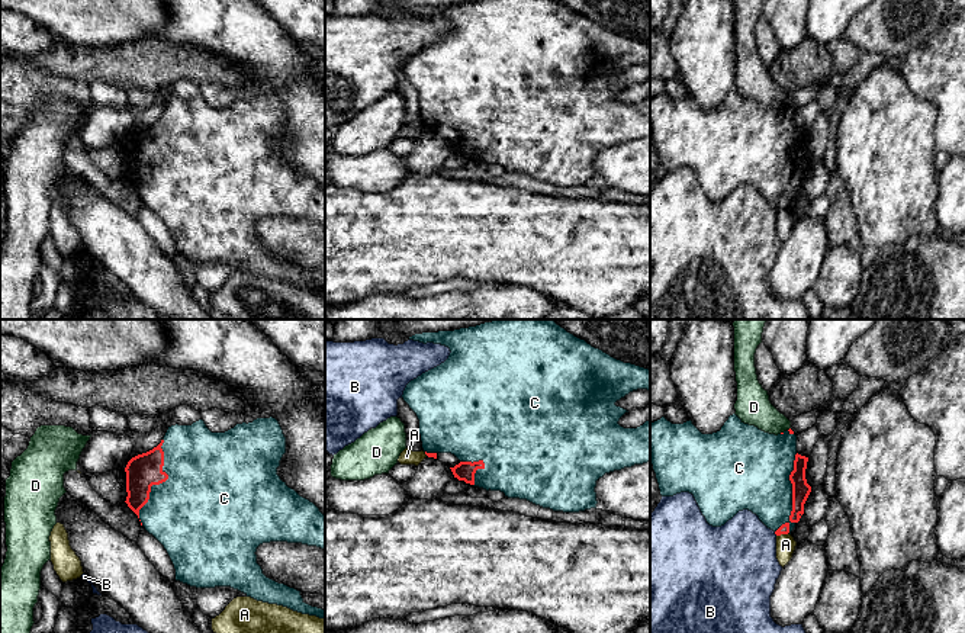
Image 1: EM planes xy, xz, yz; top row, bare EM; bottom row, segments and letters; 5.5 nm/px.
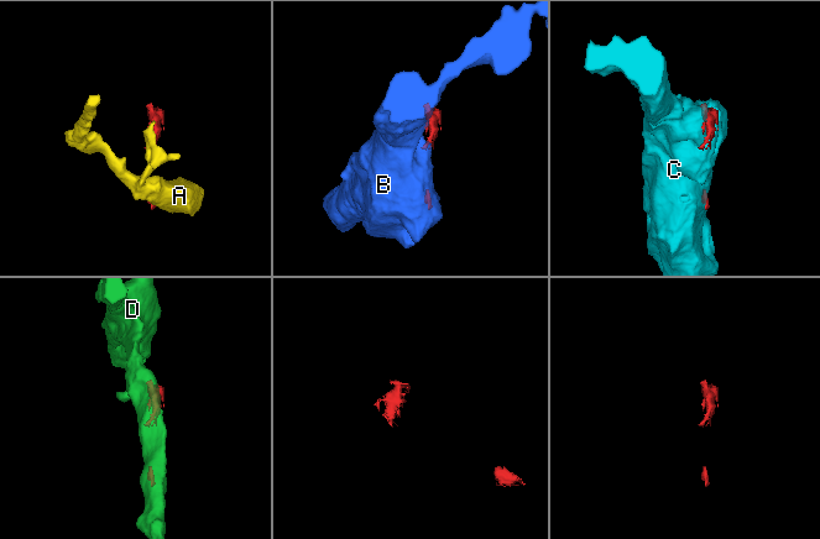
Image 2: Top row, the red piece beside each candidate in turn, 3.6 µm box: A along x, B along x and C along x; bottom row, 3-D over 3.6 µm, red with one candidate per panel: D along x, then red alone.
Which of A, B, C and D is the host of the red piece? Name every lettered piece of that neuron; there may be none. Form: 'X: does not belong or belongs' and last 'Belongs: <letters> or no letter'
A: does not belong
B: does not belong
C: belongs
D: does not belong
Belongs: C

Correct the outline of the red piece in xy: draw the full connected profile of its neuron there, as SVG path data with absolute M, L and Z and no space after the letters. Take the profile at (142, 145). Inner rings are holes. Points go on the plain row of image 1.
M273 91L237 99L225 107L212 107L203 94L192 100L176 99L168 102L157 122L128 136L125 177L167 225L176 256L196 263L231 261L257 276L325 293L325 285L306 279L300 266L267 253L257 238L257 222L270 216L302 218L325 225L325 190L277 150L284 128L286 112Z

